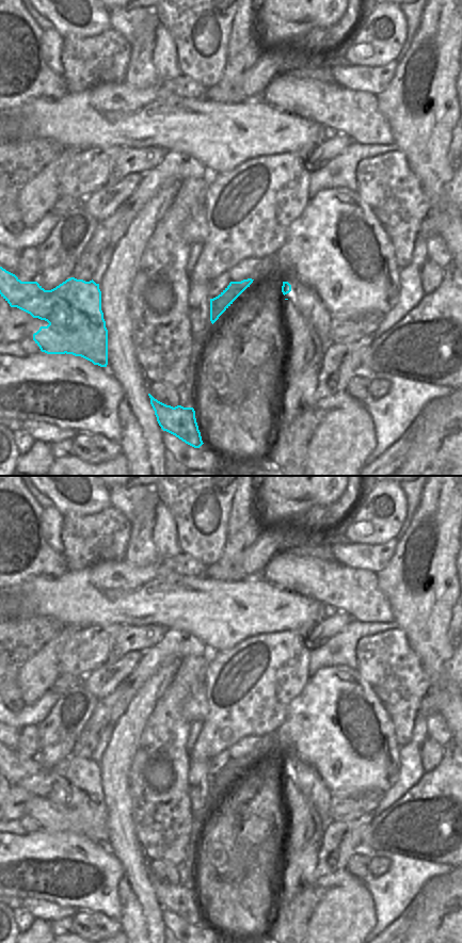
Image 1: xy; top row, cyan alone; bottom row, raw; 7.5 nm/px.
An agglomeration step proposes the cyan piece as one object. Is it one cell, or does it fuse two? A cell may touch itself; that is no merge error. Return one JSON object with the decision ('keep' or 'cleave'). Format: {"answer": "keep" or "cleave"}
{"answer": "cleave"}

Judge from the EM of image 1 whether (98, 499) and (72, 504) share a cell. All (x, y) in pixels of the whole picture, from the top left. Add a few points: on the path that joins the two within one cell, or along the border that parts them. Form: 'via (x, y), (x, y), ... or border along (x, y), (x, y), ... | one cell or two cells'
via (92, 499), (85, 505), (78, 505) | one cell

